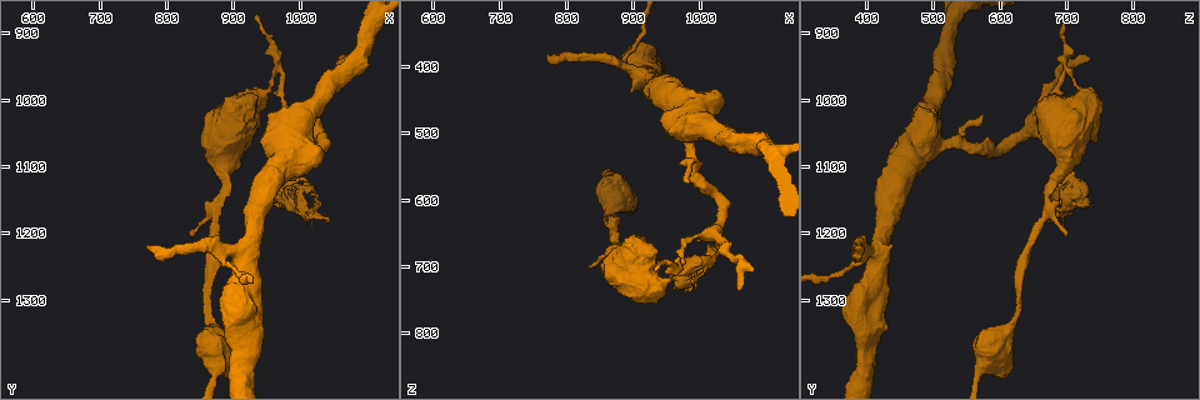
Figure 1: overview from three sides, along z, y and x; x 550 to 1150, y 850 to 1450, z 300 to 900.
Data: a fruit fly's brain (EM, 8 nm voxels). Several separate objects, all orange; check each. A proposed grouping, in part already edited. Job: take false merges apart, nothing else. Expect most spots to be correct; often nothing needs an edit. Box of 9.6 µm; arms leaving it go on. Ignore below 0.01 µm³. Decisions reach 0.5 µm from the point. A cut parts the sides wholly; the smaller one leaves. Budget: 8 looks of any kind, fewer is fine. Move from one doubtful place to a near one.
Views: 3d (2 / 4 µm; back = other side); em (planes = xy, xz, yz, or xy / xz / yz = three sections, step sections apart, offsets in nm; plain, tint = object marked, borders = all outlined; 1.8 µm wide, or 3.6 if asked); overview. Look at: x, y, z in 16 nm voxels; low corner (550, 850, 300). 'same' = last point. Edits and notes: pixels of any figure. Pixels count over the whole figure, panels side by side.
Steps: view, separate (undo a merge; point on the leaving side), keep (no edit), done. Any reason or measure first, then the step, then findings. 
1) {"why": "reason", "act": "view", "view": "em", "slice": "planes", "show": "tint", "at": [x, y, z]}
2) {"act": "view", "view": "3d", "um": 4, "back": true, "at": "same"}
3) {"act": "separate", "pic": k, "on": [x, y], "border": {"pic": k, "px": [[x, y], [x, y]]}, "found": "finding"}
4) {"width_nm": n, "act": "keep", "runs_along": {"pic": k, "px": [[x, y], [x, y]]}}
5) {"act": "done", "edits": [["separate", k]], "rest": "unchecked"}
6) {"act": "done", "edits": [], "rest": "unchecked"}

{"why": "looks like a crossing", "act": "view", "view": "em", "um": 3.6, "slice": "planes", "show": "borders", "at": [920, 1230, 415]}

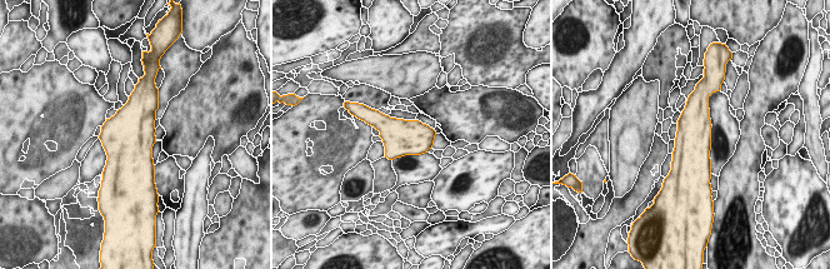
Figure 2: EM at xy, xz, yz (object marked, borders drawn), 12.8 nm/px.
{"act": "keep", "found": "all the same neuron"}

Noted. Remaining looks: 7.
{"why": "abrupt turn", "act": "view", "view": "3d", "um": 4, "at": [975, 1130, 720]}

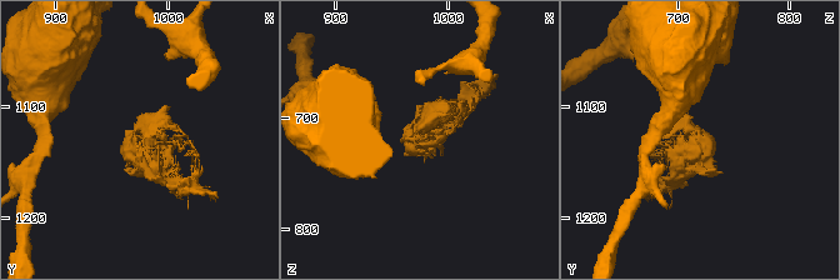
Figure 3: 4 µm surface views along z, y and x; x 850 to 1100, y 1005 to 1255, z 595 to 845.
{"why": "now the EM", "act": "view", "view": "em", "slice": "planes", "show": "plain", "at": [980, 1122, 720]}

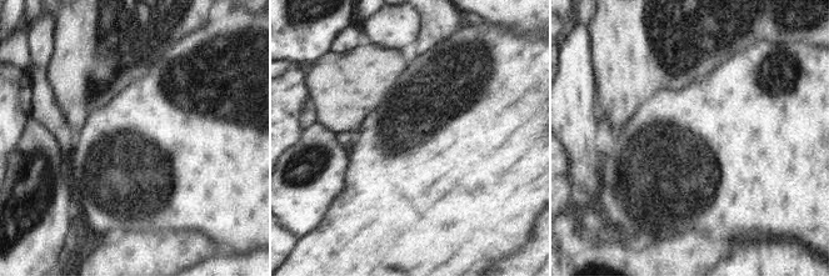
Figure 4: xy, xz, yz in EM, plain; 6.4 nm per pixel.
{"act": "view", "view": "em", "slice": "planes", "show": "borders", "at": "same"}

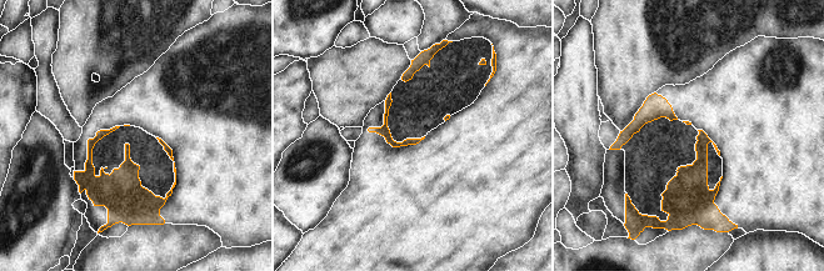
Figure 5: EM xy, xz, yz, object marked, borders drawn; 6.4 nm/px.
{"width_nm": 30, "act": "keep", "runs_along": {"pic": 5, "px": [[388, 101], [385, 134], [394, 144], [414, 141]]}, "found": "one neuron here"}

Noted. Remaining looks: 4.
{"why": "arms part here", "act": "view", "view": "em", "slice": "planes", "show": "tint", "at": [965, 960, 710]}

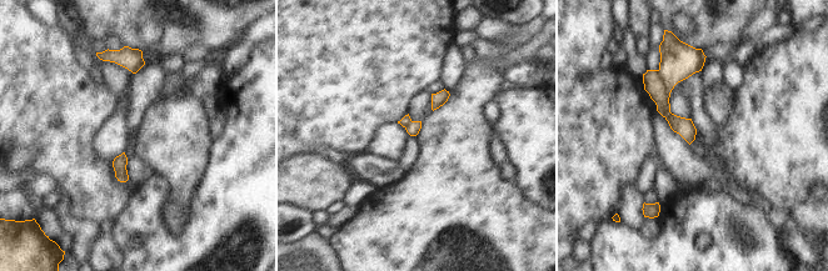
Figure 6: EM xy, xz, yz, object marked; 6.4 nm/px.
{"act": "separate", "pic": 6, "on": [653, 83], "border": {"pic": 6, "px": [[657, 70], [669, 96]]}, "found": "two neurons meet here"}

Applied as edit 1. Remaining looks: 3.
{"act": "done", "edits": [["separate", 6]], "rest": "unchecked"}

